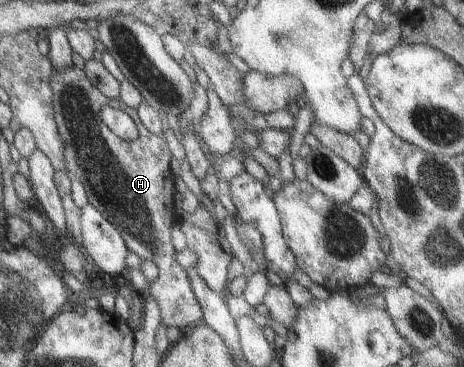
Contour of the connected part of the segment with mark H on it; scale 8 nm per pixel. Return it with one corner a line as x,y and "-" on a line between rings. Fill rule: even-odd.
72,66
72,67
65,67
65,69
61,69
61,71
51,71
51,75
49,75
49,83
47,83
47,85
49,85
49,89
51,89
51,109
53,109
53,121
55,121
55,125
57,125
57,133
59,133
59,137
61,137
61,143
63,143
63,165
65,165
65,171
69,171
69,173
71,173
71,175
73,175
73,177
74,177
74,178
77,178
77,180
78,180
78,181
79,181
79,182
80,182
80,183
81,183
81,184
82,184
82,185
83,185
83,188
84,188
84,189
85,189
85,194
86,194
86,195
87,195
87,203
89,203
89,205
91,205
91,206
93,206
93,207
94,207
94,209
95,209
95,210
96,210
96,211
99,211
99,213
101,213
101,214
102,214
102,215
103,215
103,216
104,216
104,217
105,217
105,218
106,218
106,219
107,219
107,221
109,221
109,223
111,223
111,225
113,225
113,227
115,227
115,229
117,229
117,231
119,231
119,235
121,235
121,239
123,239
123,242
124,242
124,243
125,243
125,247
127,247
127,250
128,250
128,251
130,251
130,252
133,252
133,253
134,253
134,254
135,254
135,255
136,255
136,256
137,256
137,257
139,257
139,258
141,258
141,259
144,259
144,260
153,260
153,263
154,263
154,265
155,265
155,266
156,266
156,269
157,269
157,270
158,270
158,273
157,273
157,276
156,276
156,277
155,277
155,278
154,278
154,279
153,279
153,280
151,280
151,281
150,281
150,283
149,283
149,285
150,285
150,286
149,286
149,287
148,287
148,288
147,288
147,290
146,290
146,291
145,291
145,294
144,294
144,295
143,295
143,296
149,296
149,297
151,297
151,299
153,299
153,301
155,301
155,303
157,303
157,307
159,307
159,313
160,313
160,321
161,321
161,323
163,323
163,325
165,325
165,326
166,326
166,327
176,327
176,328
177,328
177,329
178,329
178,330
179,330
179,331
181,331
181,332
182,332
182,331
184,331
184,330
186,330
186,329
189,329
189,328
190,328
190,327
191,327
191,326
192,326
192,325
193,325
193,324
194,324
194,323
196,323
196,322
197,322
197,321
199,321
199,320
201,320
201,319
202,319
202,312
201,312
201,309
200,309
200,306
199,306
199,305
198,305
198,304
197,304
197,301
196,301
196,300
195,300
195,297
194,297
194,296
193,296
193,293
192,293
192,292
191,292
191,287
190,287
190,284
189,284
189,281
188,281
188,278
187,278
187,275
186,275
186,271
185,271
185,270
183,270
183,269
181,269
181,267
179,267
179,265
177,265
177,263
173,263
173,253
174,253
174,249
173,249
173,248
172,248
172,247
171,247
171,245
170,245
170,244
169,244
169,241
170,241
170,239
169,239
169,237
170,237
170,232
171,232
171,231
172,231
172,227
173,227
173,226
174,226
174,225
176,225
176,212
174,212
174,210
173,210
173,206
172,206
172,202
173,202
173,194
174,194
174,193
175,193
175,190
174,190
174,177
173,177
173,176
172,176
172,174
171,174
171,173
170,173
170,168
169,168
169,162
170,162
170,160
171,160
171,159
172,159
172,157
171,157
171,155
170,155
170,152
169,152
169,151
168,151
168,147
167,147
167,145
166,145
166,142
165,142
165,140
164,140
164,138
163,138
163,136
162,136
162,135
152,135
152,134
151,134
151,133
149,133
149,131
146,131
146,130
145,130
145,129
144,129
144,128
143,128
143,127
142,127
142,125
141,125
141,124
140,124
140,123
138,123
138,120
137,120
137,115
136,115
136,114
135,114
135,109
130,109
130,108
129,108
129,107
126,107
126,106
125,106
125,105
123,105
123,103
121,103
121,101
119,101
119,99
118,99
118,98
112,98
112,99
109,99
109,97
105,97
105,95
102,95
102,94
101,94
101,93
100,93
100,92
99,92
99,91
97,91
97,89
95,89
95,87
93,87
93,85
90,85
90,83
89,83
89,81
87,81
87,77
85,77
85,73
83,73
83,71
82,71
82,70
81,70
81,69
78,69
78,68
77,68
77,67
74,67
74,66
-
88,103
107,103
107,104
108,104
108,106
110,106
110,107
113,107
113,108
118,108
118,109
119,109
119,110
120,110
120,111
123,111
123,113
125,113
125,114
126,114
126,115
127,115
127,116
128,116
128,117
131,117
131,119
133,119
133,121
134,121
134,122
136,122
136,123
138,123
138,124
137,124
137,130
138,130
138,135
137,135
137,137
135,137
135,139
133,139
133,140
123,140
123,139
120,139
120,138
119,138
119,137
116,137
116,136
115,136
115,135
114,135
114,134
113,134
113,133
111,133
111,131
109,131
109,129
107,129
107,127
105,127
105,125
103,125
103,123
102,123
102,122
101,122
101,121
100,121
100,120
99,120
99,117
98,117
98,115
97,115
97,113
93,113
93,111
91,111
91,110
90,110
90,107
89,107
89,105
88,105

